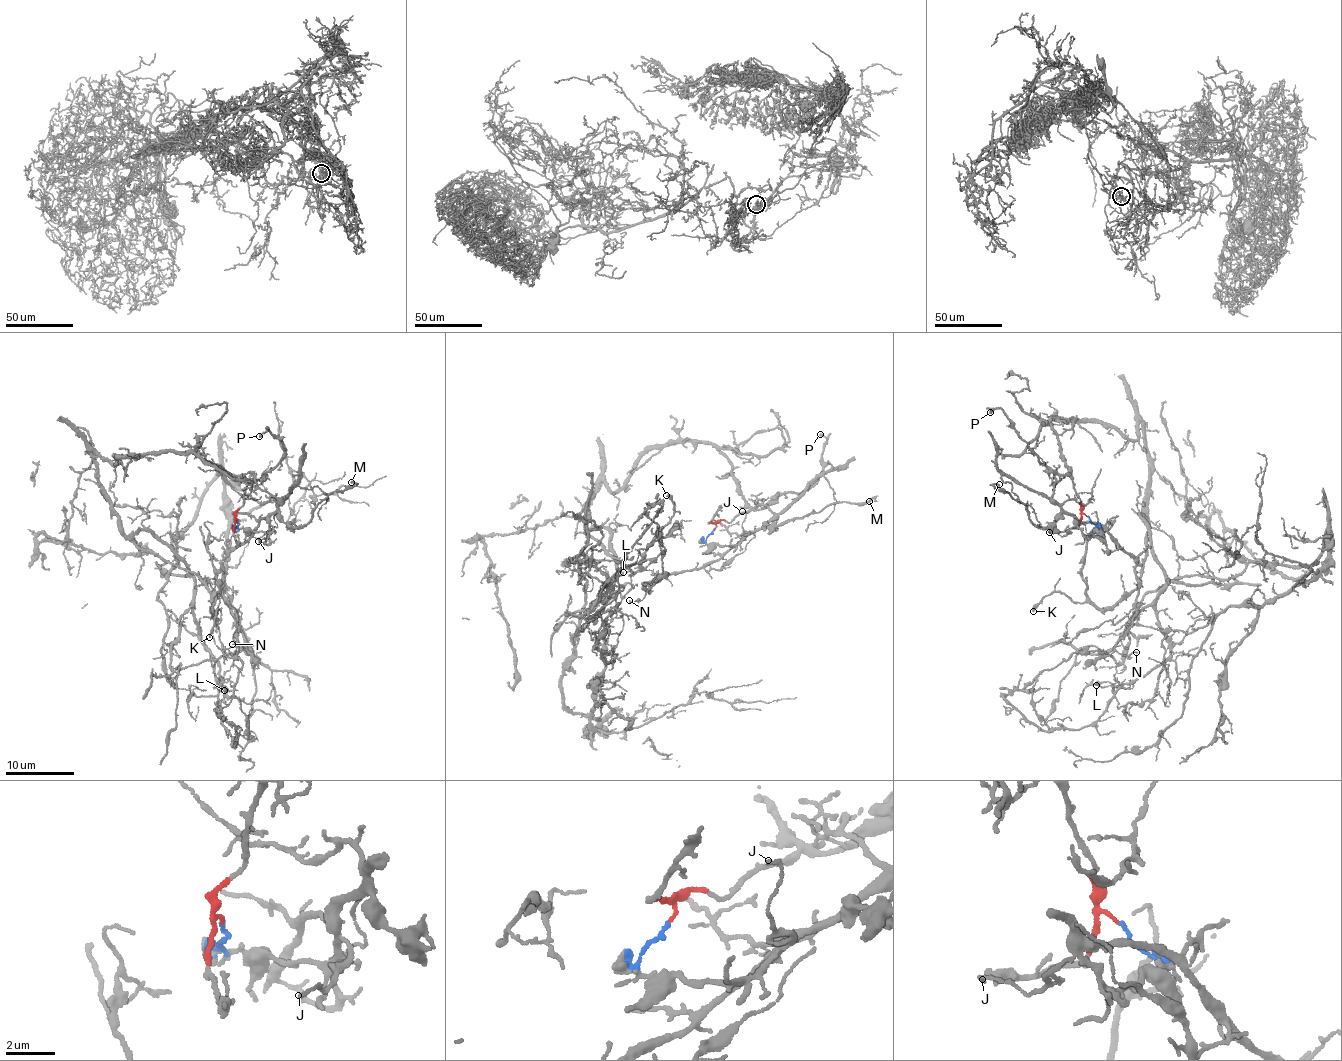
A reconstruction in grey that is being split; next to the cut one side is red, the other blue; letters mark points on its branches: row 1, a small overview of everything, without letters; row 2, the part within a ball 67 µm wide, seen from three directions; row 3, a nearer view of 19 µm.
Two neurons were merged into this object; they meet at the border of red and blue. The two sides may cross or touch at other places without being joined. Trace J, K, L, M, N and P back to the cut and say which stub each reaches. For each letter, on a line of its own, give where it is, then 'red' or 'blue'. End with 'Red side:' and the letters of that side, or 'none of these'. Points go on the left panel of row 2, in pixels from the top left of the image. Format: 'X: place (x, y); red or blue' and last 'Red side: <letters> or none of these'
J: place (258, 541); blue
K: place (209, 637); red
L: place (224, 690); red
M: place (351, 482); blue
N: place (232, 644); blue
P: place (259, 436); red
Red side: K, L, P

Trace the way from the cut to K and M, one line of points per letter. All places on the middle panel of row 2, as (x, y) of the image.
K: (715, 529), (748, 510), (730, 464), (677, 441), (597, 486), (589, 534), (635, 572), (667, 495)
M: (715, 529), (706, 542), (732, 547), (768, 524), (785, 524), (831, 504), (865, 504), (872, 498), (868, 500)

